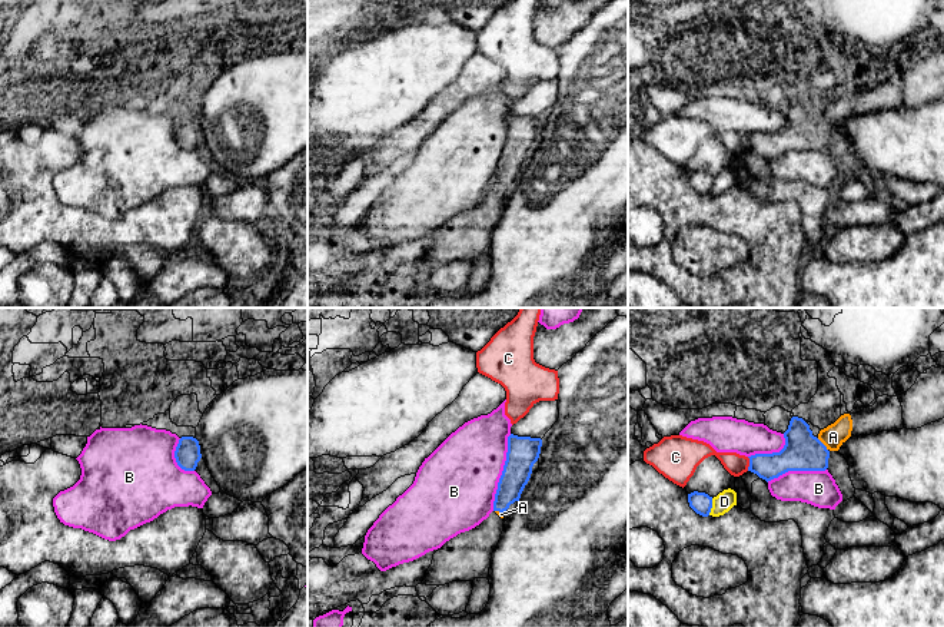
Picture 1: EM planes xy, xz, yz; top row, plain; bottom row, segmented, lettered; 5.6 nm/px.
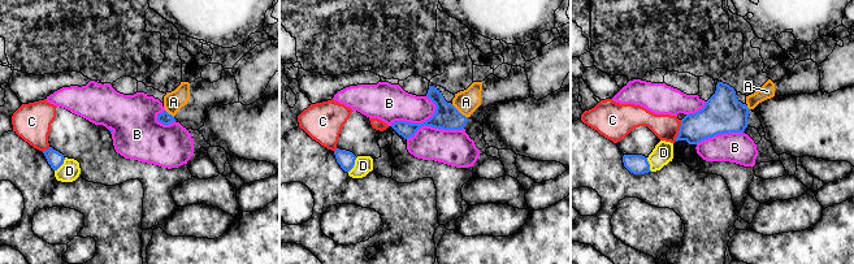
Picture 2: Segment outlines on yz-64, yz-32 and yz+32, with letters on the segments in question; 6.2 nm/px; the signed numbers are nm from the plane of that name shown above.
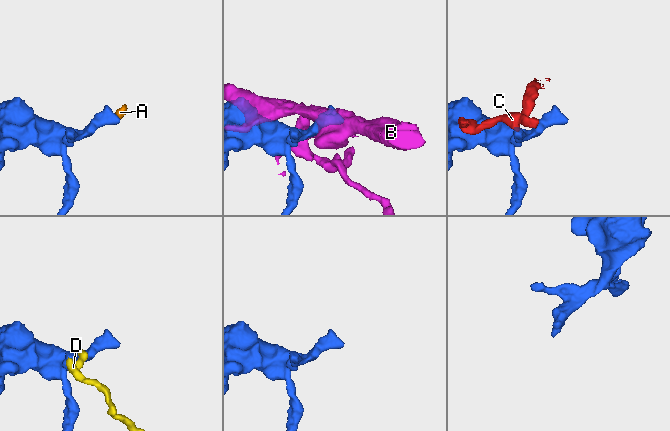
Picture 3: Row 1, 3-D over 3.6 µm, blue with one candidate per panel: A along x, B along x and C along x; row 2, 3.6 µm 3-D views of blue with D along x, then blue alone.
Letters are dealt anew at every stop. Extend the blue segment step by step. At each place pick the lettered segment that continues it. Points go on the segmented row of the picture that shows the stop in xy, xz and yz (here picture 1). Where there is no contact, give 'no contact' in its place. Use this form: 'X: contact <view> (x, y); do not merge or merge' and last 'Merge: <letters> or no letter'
A: contact yz (823, 444); merge
B: contact xz (502, 473); do not merge
C: contact yz (750, 464); do not merge
D: contact yz (711, 507); do not merge
Merge: A

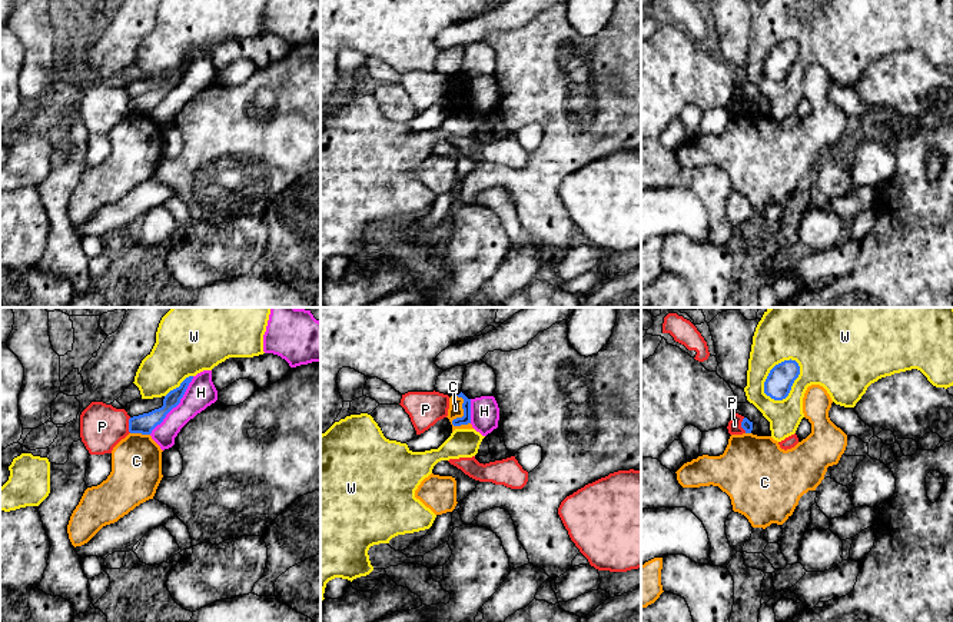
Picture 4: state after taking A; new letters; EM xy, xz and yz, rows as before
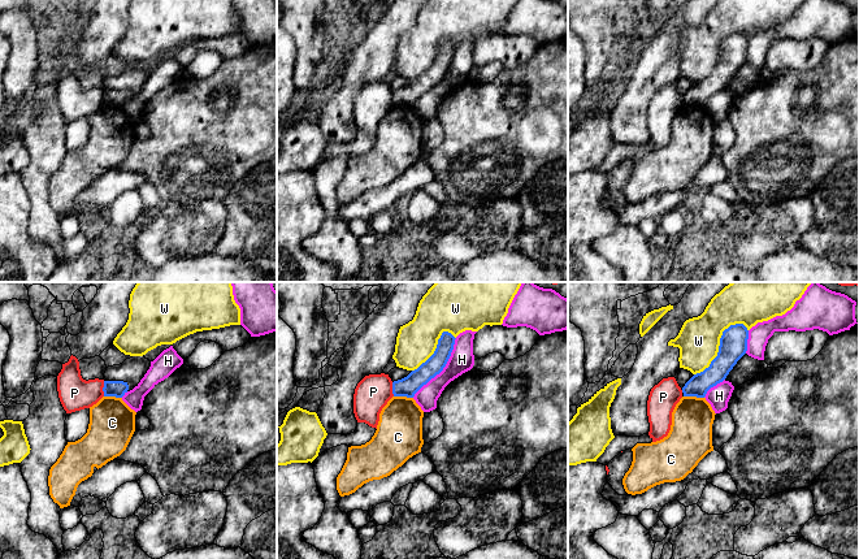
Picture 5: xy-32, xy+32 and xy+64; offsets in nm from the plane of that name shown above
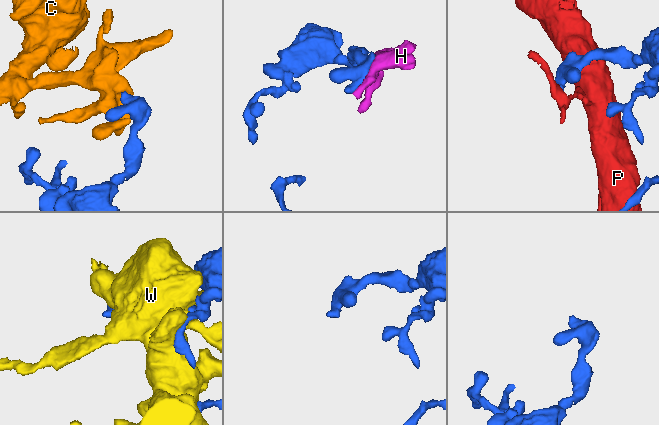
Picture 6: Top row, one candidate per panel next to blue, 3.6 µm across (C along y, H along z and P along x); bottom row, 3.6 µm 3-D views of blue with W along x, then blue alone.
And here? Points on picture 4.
C: contact xz (460, 418); do not merge
H: contact xy (176, 405); do not merge
P: contact xy (129, 425); do not merge
W: contact yz (792, 385); do not merge
Merge: no letter

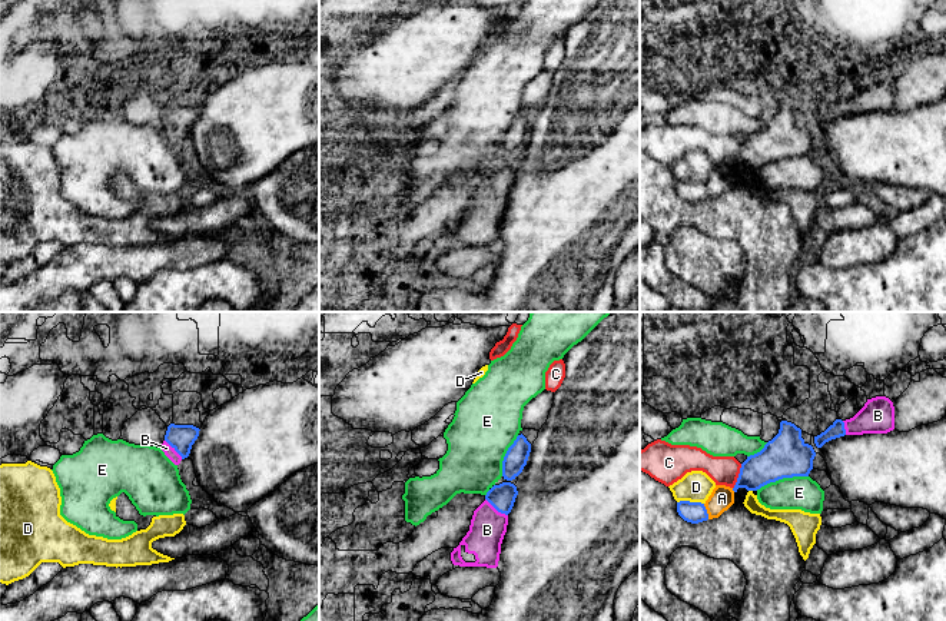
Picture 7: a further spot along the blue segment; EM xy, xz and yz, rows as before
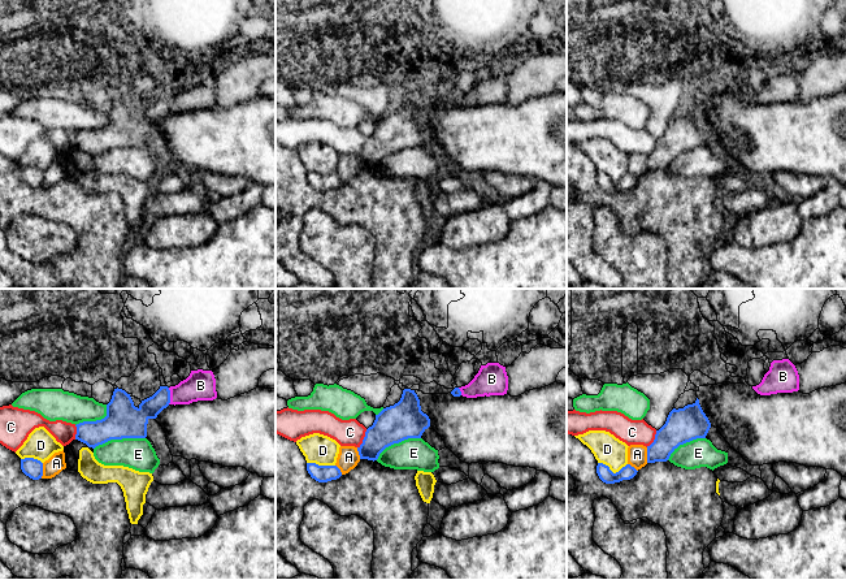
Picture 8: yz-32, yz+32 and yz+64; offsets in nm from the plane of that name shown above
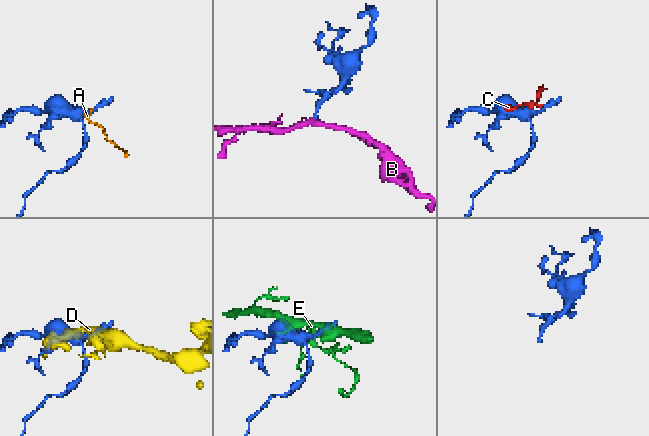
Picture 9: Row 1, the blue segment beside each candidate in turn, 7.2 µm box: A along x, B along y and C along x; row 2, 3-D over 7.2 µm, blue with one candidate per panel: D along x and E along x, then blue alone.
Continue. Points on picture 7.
A: contact yz (706, 511); do not merge
B: contact xz (497, 510); merge
C: contact yz (739, 477); do not merge
D: contact yz (689, 501); do not merge
E: contact yz (782, 478); do not merge
Merge: B

